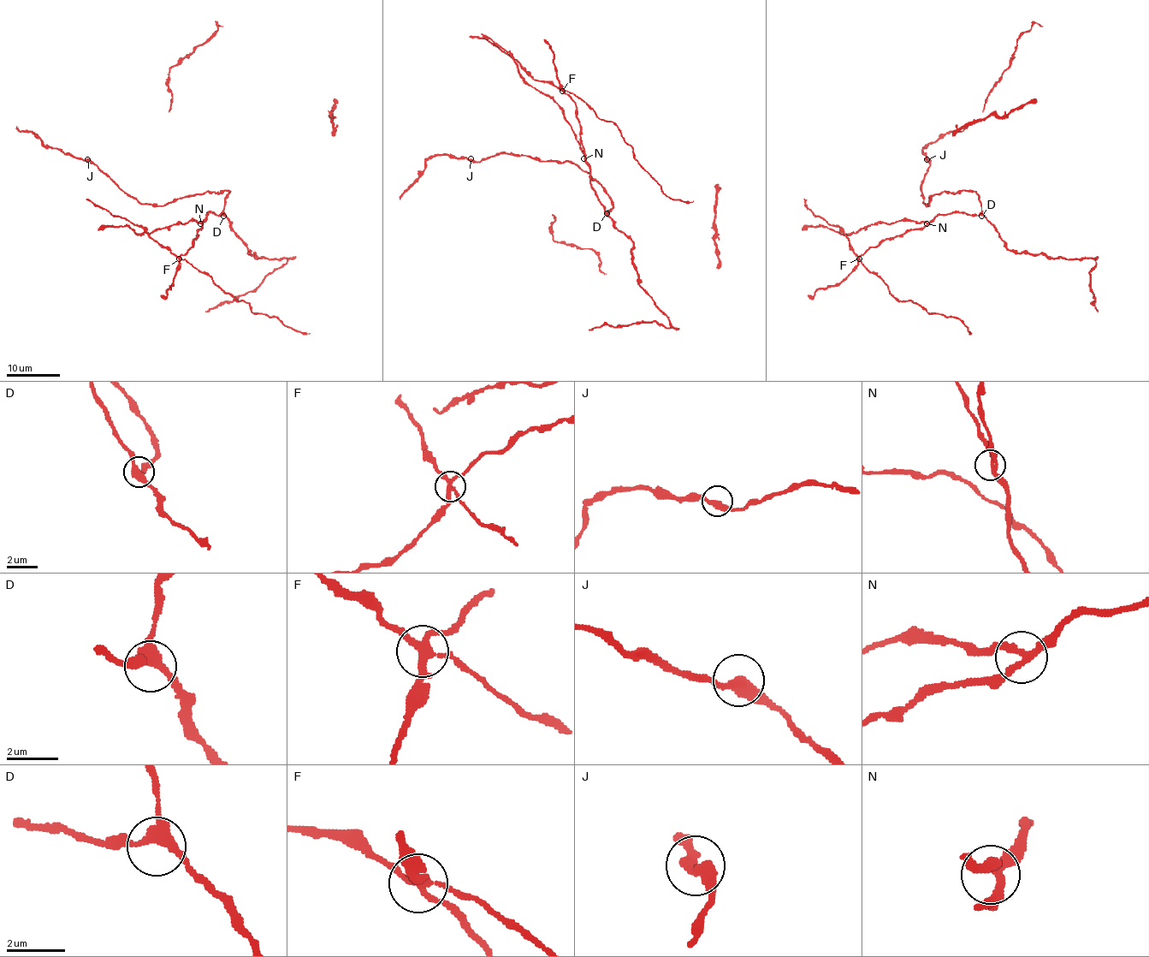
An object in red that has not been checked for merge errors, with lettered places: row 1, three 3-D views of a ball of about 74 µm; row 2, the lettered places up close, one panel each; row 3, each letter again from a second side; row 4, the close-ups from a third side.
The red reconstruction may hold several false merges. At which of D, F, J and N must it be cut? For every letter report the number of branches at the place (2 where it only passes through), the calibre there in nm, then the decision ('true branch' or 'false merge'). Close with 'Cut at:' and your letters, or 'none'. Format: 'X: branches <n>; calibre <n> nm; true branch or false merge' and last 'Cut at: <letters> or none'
D: branches 3; calibre 360 nm; true branch
F: branches 4; calibre 280 nm; false merge
J: branches 2; calibre 380 nm; true branch
N: branches 3; calibre 240 nm; true branch
Cut at: F

